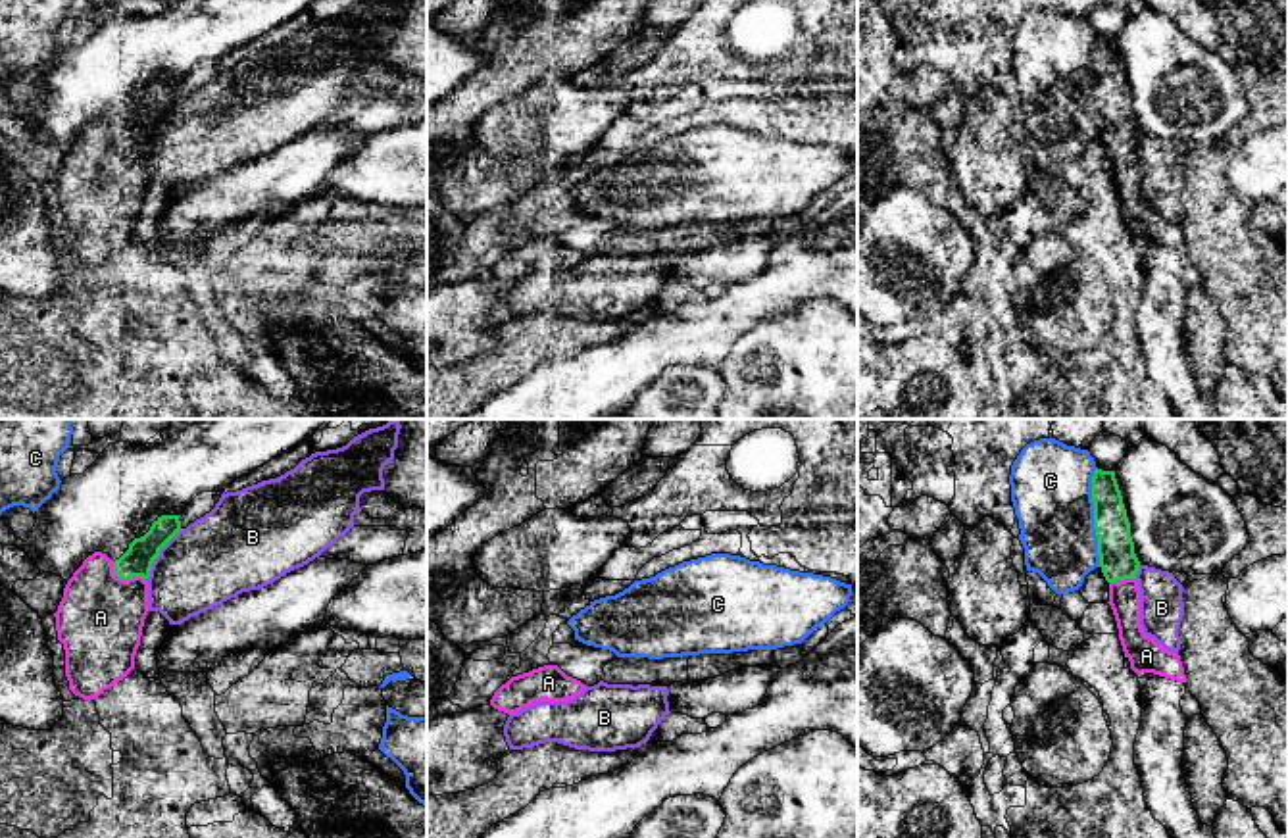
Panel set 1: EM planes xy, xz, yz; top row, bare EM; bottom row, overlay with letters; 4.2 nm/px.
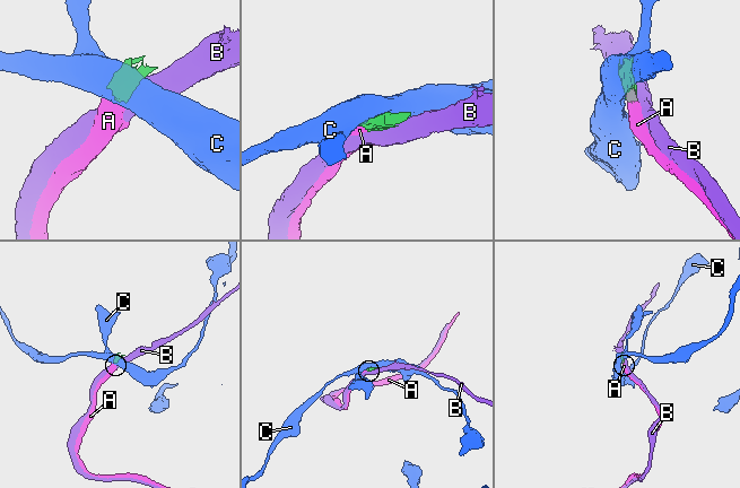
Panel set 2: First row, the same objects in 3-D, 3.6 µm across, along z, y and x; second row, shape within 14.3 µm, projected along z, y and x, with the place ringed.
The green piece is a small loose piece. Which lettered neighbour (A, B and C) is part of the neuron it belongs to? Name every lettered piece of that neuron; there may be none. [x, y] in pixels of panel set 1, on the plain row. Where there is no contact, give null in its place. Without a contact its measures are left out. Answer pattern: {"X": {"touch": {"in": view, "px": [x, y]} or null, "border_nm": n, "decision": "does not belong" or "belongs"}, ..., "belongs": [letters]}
{"A": {"touch": {"in": "xy", "px": [123, 148]}, "border_nm": 160, "decision": "belongs"}, "B": {"touch": {"in": "xy", "px": [158, 123]}, "border_nm": 260, "decision": "does not belong"}, "C": {"touch": {"in": "yz", "px": [1094, 87]}, "border_nm": 420, "decision": "does not belong"}, "belongs": ["A"]}

